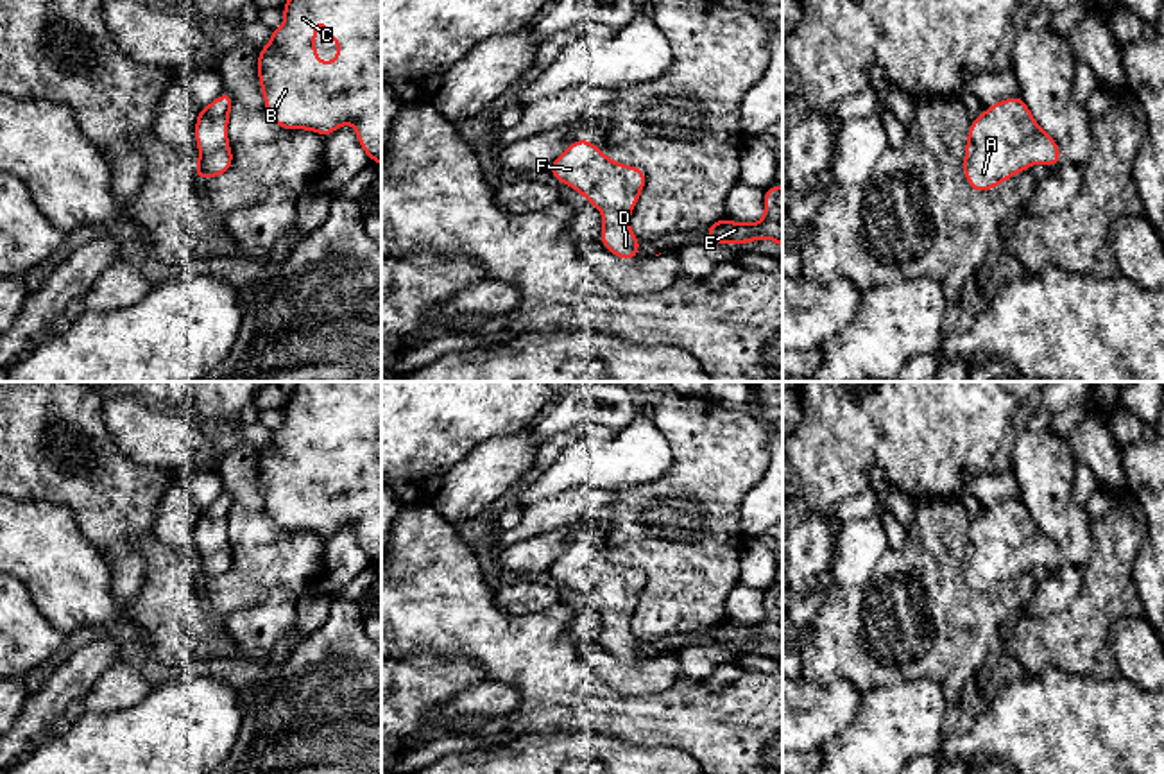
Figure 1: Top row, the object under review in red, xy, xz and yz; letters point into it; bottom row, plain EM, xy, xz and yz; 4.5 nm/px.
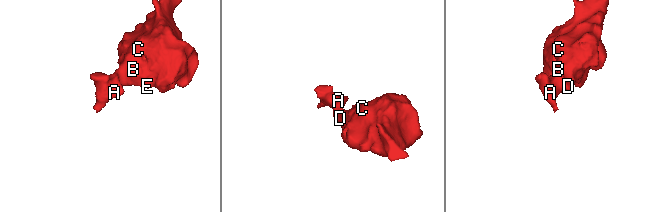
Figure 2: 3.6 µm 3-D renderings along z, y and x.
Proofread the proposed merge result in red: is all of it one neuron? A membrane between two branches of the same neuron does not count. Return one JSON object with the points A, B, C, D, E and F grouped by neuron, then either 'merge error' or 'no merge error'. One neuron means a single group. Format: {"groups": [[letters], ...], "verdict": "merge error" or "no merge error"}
{"groups": [["A", "B", "C", "D", "E", "F"]], "verdict": "no merge error"}

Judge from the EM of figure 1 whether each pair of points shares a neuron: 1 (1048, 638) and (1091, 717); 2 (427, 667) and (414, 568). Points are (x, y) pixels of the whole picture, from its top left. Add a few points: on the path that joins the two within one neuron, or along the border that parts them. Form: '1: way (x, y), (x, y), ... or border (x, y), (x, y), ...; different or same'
1: border (1028, 672), (1061, 667), (1075, 674), (1107, 679); different
2: border (400, 656), (446, 654), (466, 660); different

